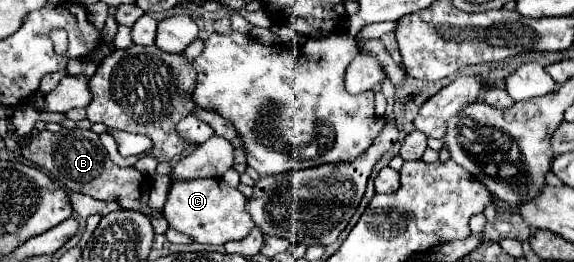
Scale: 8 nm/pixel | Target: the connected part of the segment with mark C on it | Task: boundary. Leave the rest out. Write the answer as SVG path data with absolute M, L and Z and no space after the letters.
M173 179L163 215L169 227L193 237L197 243L225 245L227 241L245 239L255 227L255 223L251 223L251 217L243 211L245 201L247 199L235 187L229 187L223 179Z

